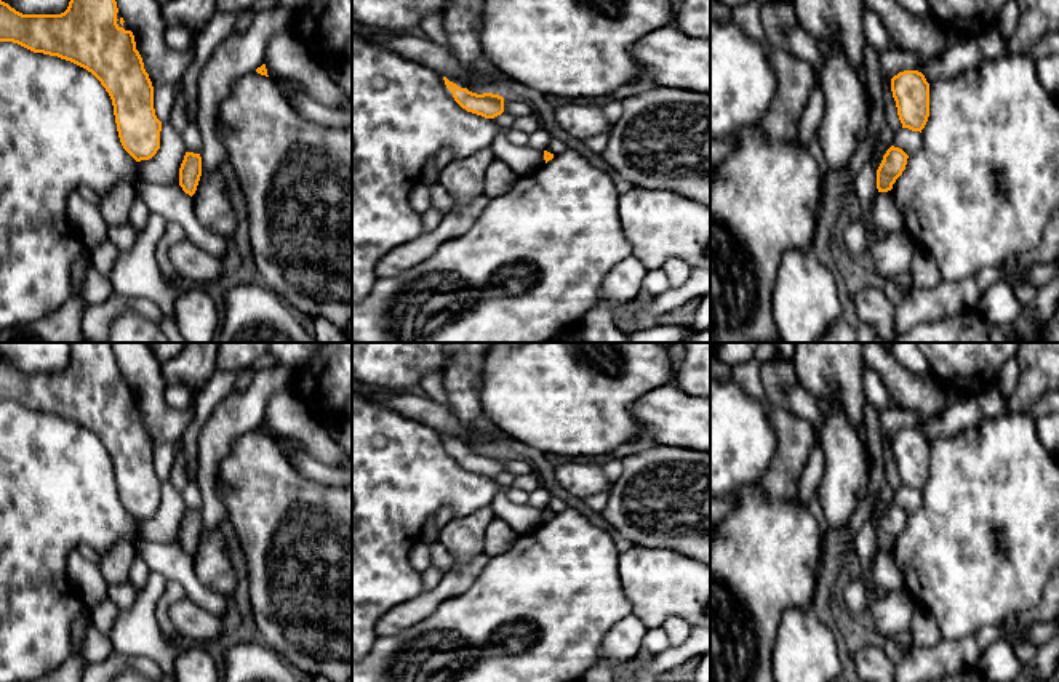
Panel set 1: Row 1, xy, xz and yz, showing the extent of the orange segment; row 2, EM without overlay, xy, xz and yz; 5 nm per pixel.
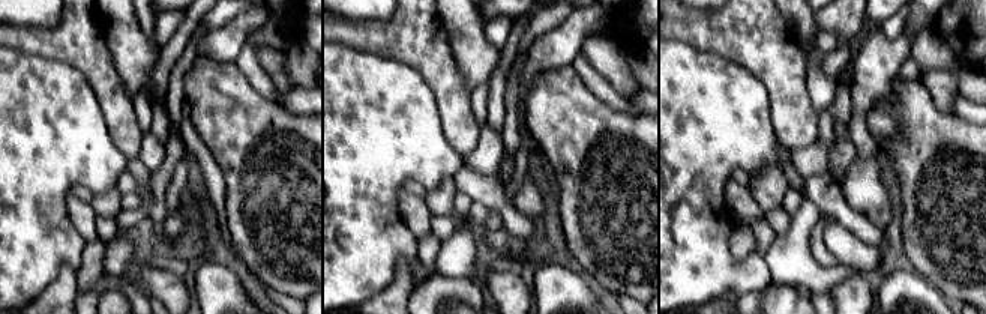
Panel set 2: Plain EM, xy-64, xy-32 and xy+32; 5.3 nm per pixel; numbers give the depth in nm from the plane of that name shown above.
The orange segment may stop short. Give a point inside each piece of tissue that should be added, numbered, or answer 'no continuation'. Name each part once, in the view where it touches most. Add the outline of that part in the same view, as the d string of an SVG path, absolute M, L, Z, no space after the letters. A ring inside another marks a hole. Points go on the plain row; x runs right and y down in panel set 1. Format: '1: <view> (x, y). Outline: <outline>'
no continuation

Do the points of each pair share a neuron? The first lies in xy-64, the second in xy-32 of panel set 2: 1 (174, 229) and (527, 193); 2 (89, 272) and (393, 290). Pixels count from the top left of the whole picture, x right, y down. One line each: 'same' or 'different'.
1: different
2: different

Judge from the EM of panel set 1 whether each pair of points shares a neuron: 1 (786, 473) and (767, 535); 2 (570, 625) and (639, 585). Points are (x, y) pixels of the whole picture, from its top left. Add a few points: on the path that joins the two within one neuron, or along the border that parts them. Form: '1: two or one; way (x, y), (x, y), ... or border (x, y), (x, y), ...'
1: two; border (759, 484), (775, 498), (795, 500)
2: two; border (618, 556), (618, 578), (632, 613)

